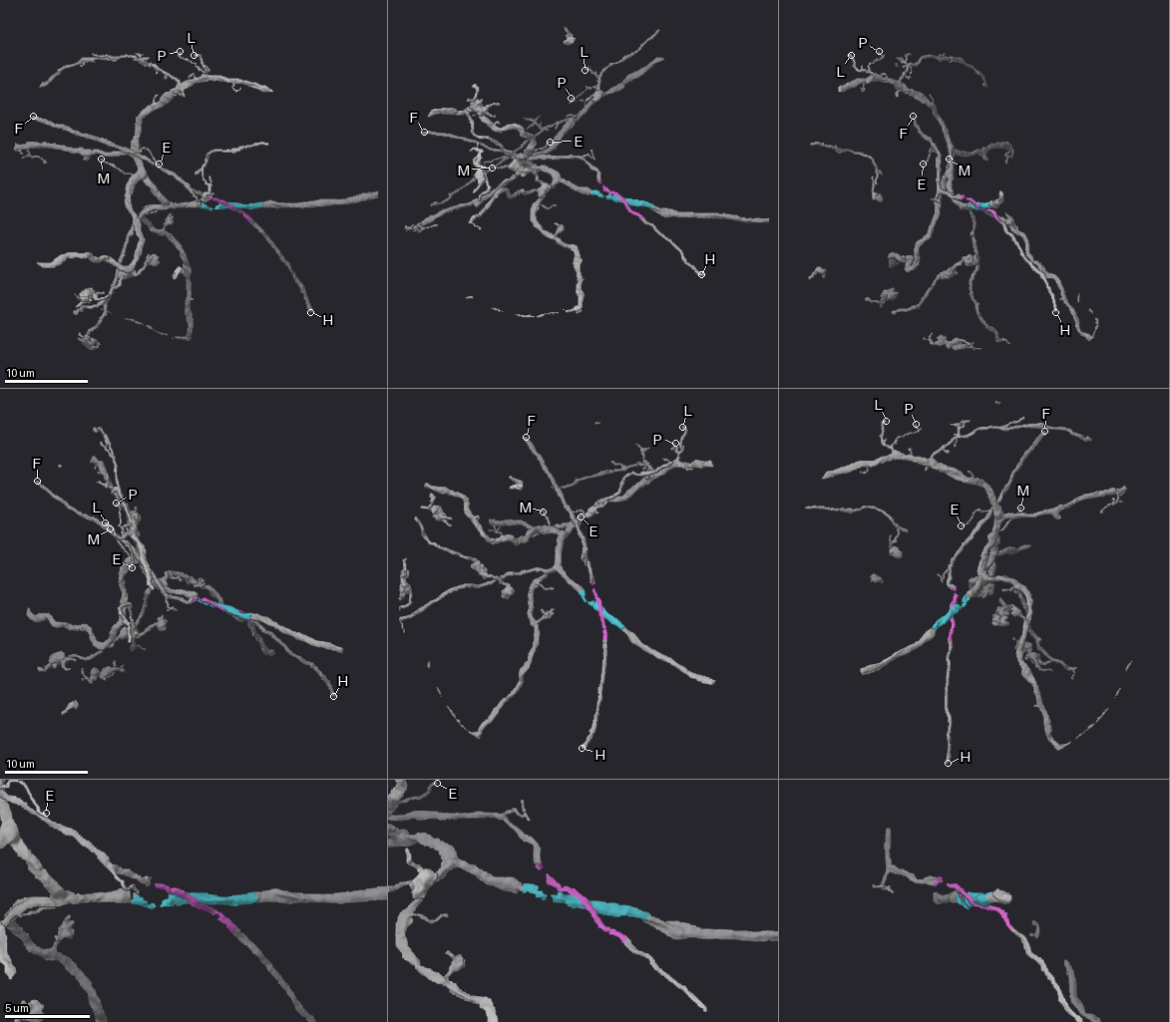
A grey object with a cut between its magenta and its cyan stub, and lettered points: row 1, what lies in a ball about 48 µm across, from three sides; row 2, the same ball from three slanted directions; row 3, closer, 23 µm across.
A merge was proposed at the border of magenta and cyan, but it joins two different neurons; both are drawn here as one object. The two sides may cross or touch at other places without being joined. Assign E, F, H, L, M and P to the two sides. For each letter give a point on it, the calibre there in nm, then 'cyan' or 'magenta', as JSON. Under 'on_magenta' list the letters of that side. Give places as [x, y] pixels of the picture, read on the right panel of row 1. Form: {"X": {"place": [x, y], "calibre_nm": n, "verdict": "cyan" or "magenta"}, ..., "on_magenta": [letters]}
{"E": {"place": [923, 164], "calibre_nm": 110, "verdict": "magenta"}, "F": {"place": [913, 116], "calibre_nm": 280, "verdict": "magenta"}, "H": {"place": [1055, 312], "calibre_nm": 280, "verdict": "magenta"}, "L": {"place": [851, 55], "calibre_nm": 200, "verdict": "cyan"}, "M": {"place": [949, 159], "calibre_nm": 100, "verdict": "cyan"}, "P": {"place": [879, 51], "calibre_nm": 140, "verdict": "cyan"}, "on_magenta": ["E", "F", "H"]}

